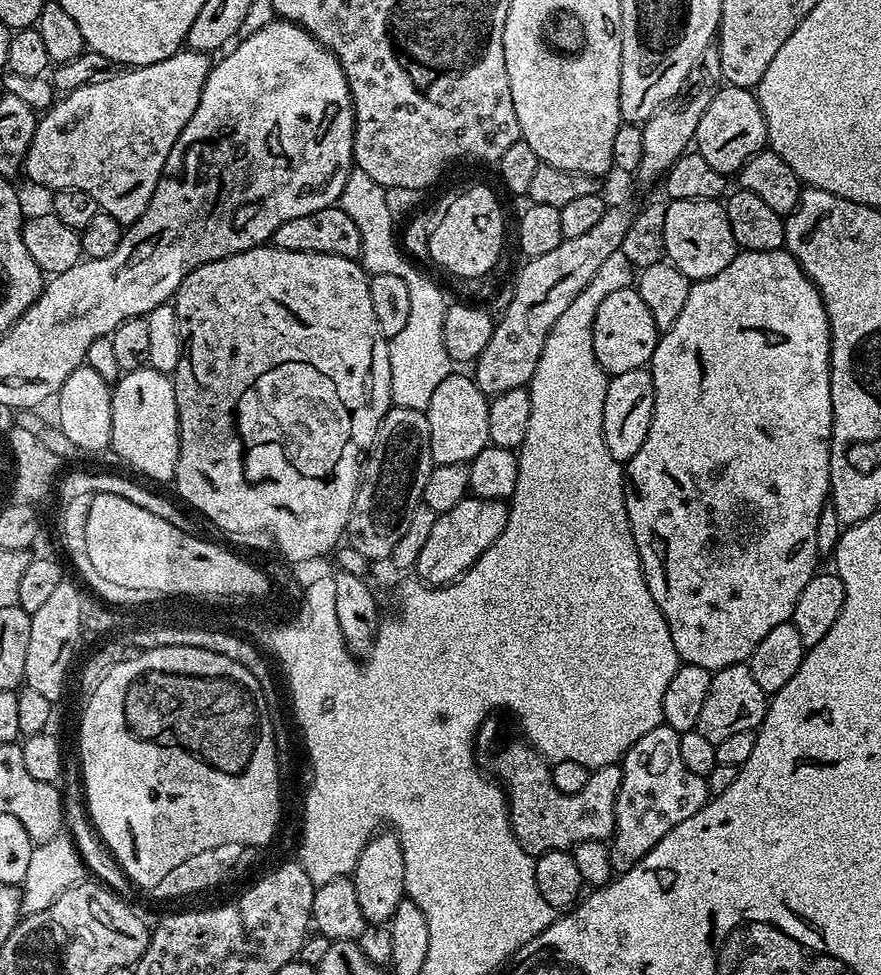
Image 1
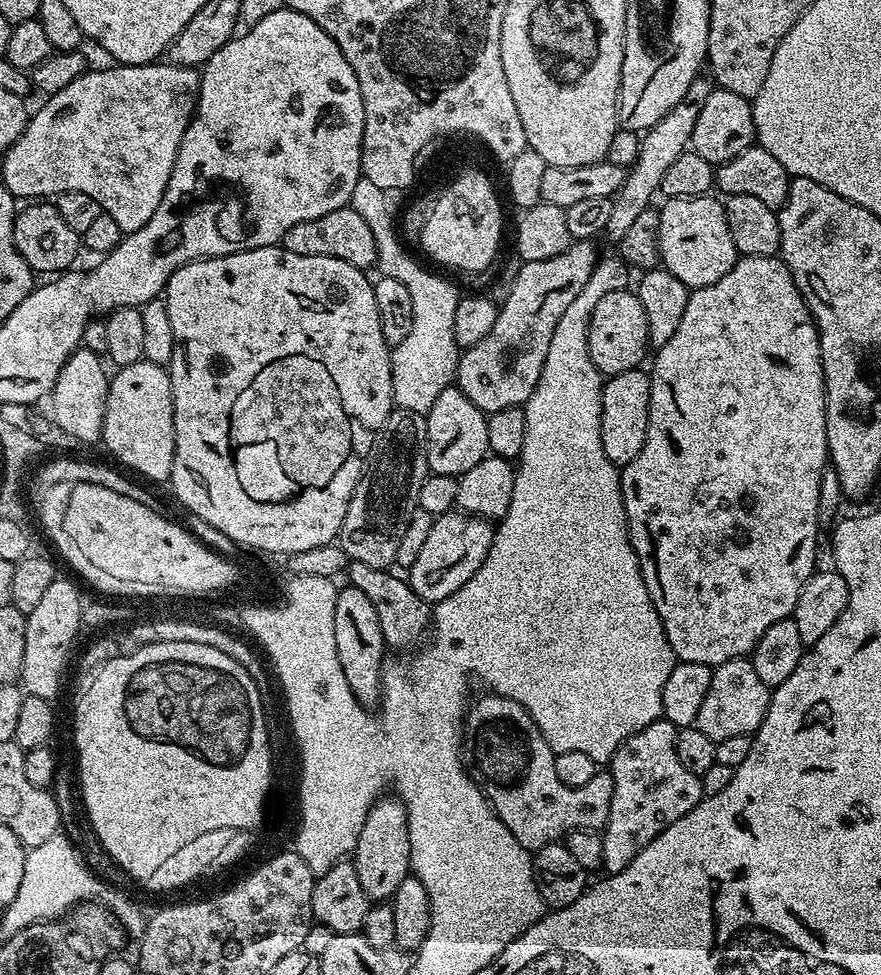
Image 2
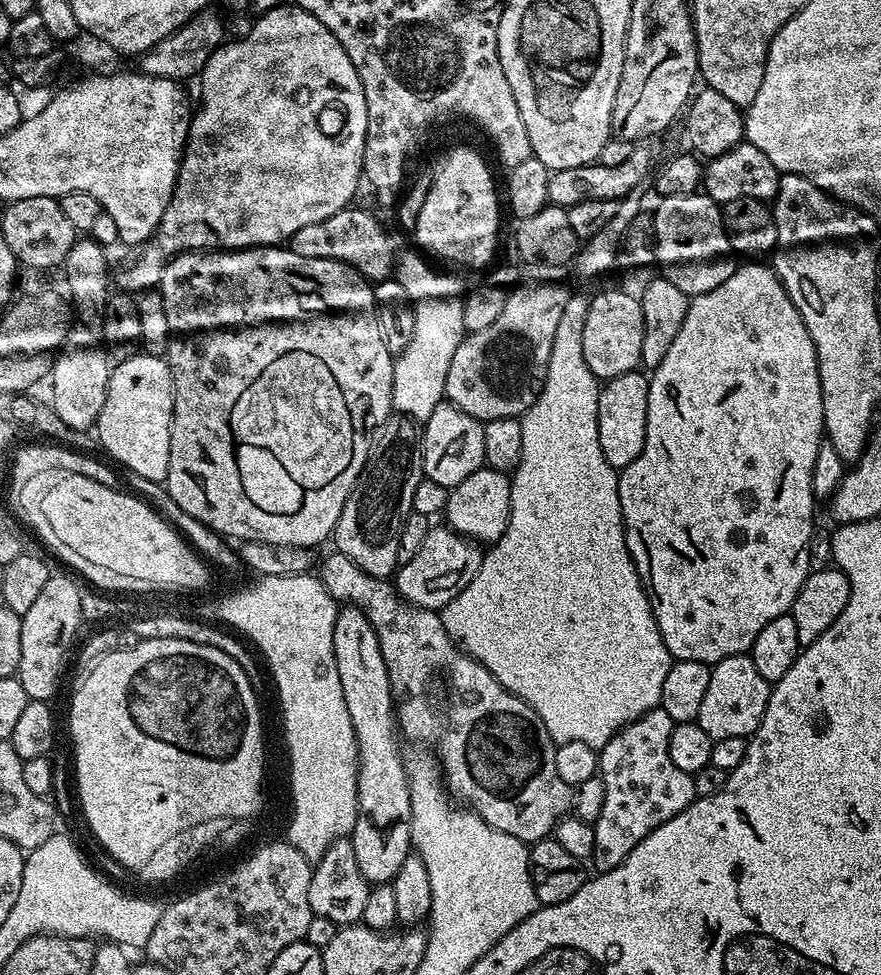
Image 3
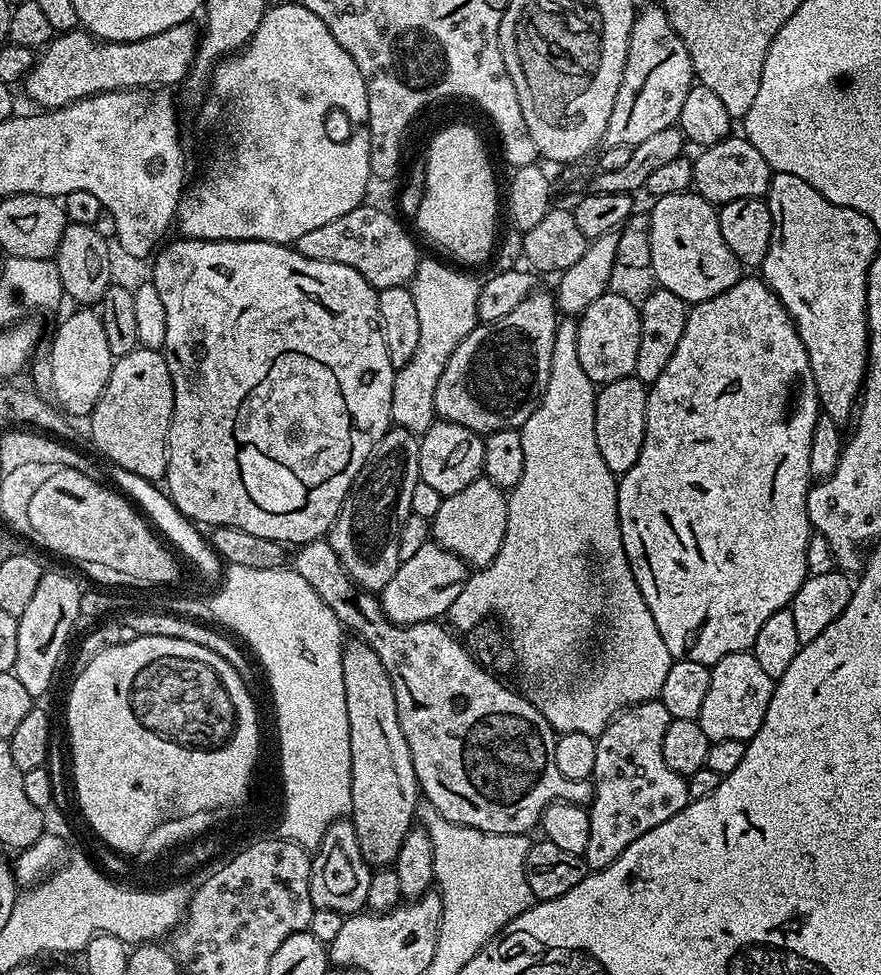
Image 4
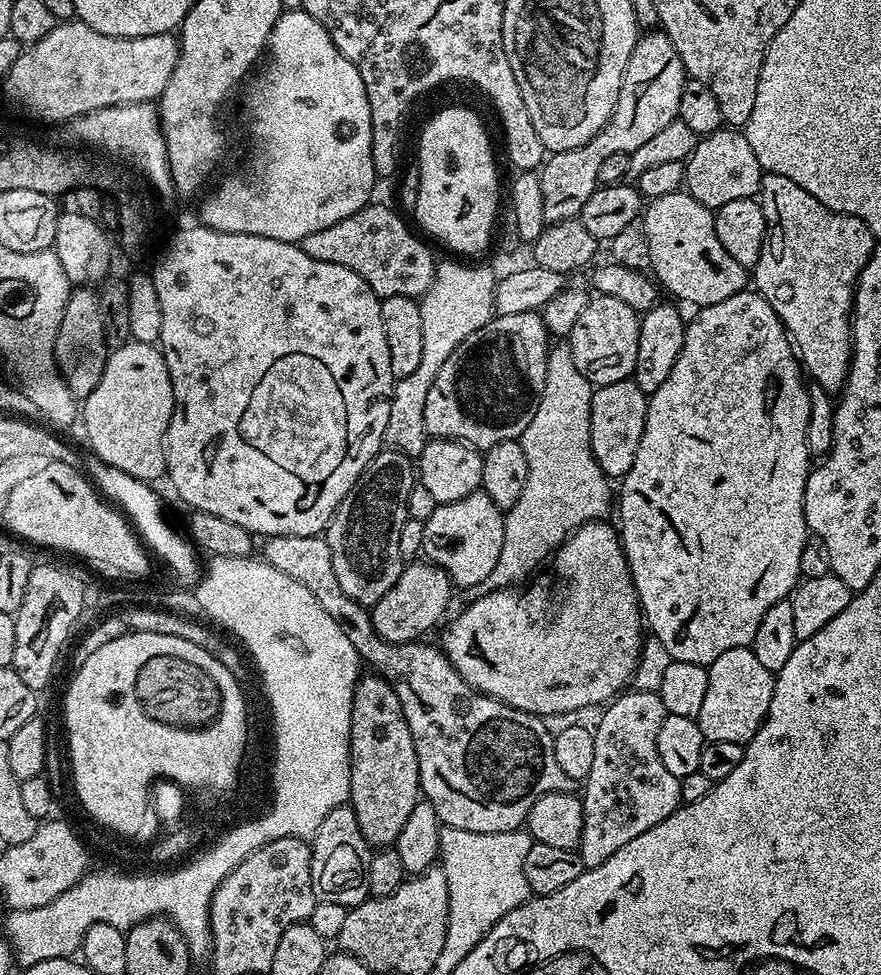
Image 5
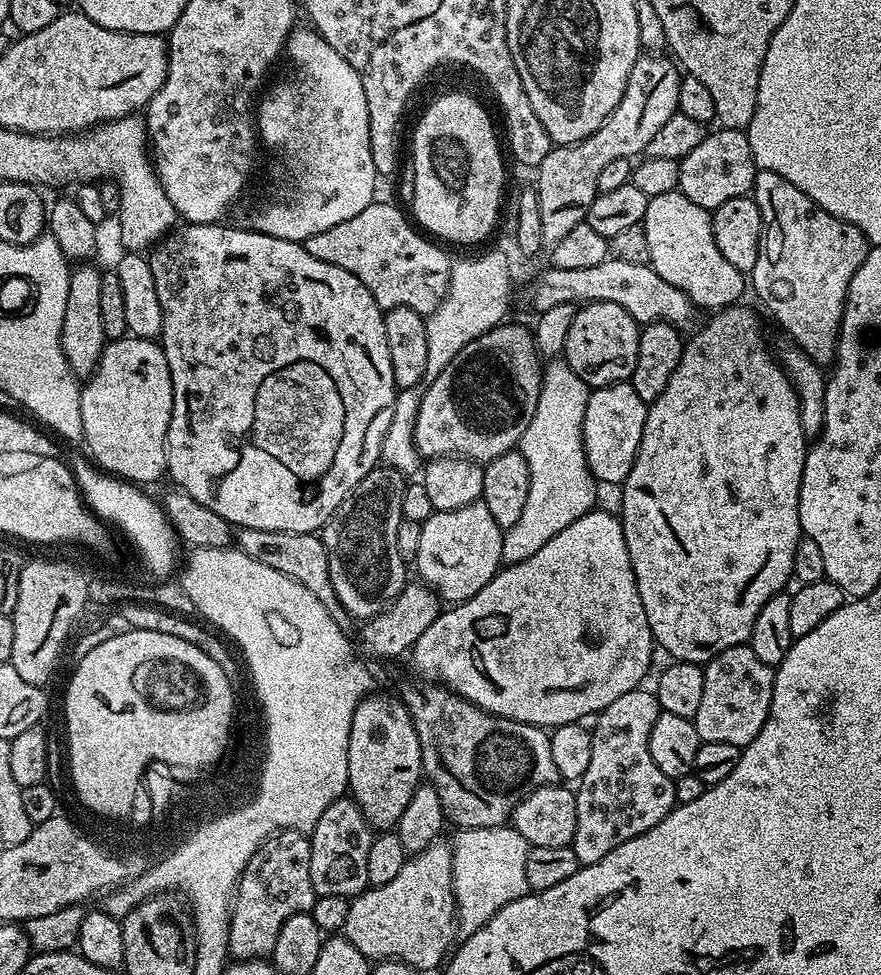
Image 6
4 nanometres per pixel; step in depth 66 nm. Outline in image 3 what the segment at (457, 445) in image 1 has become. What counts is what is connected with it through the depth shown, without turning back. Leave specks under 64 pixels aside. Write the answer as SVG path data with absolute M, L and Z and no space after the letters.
M445 402L436 407L434 414L430 414L430 418L422 424L422 462L427 480L451 490L458 486L458 482L470 478L474 470L485 467L483 433L481 421L470 418L470 414L458 410L453 404Z

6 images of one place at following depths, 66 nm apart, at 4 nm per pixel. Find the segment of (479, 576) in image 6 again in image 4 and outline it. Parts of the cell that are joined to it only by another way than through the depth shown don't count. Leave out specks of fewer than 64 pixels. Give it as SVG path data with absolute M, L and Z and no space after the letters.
M486 479L470 482L470 486L441 499L438 514L430 521L430 536L440 547L453 552L473 569L486 567L498 554L502 538L506 538L508 521L508 496L505 489L494 486Z

